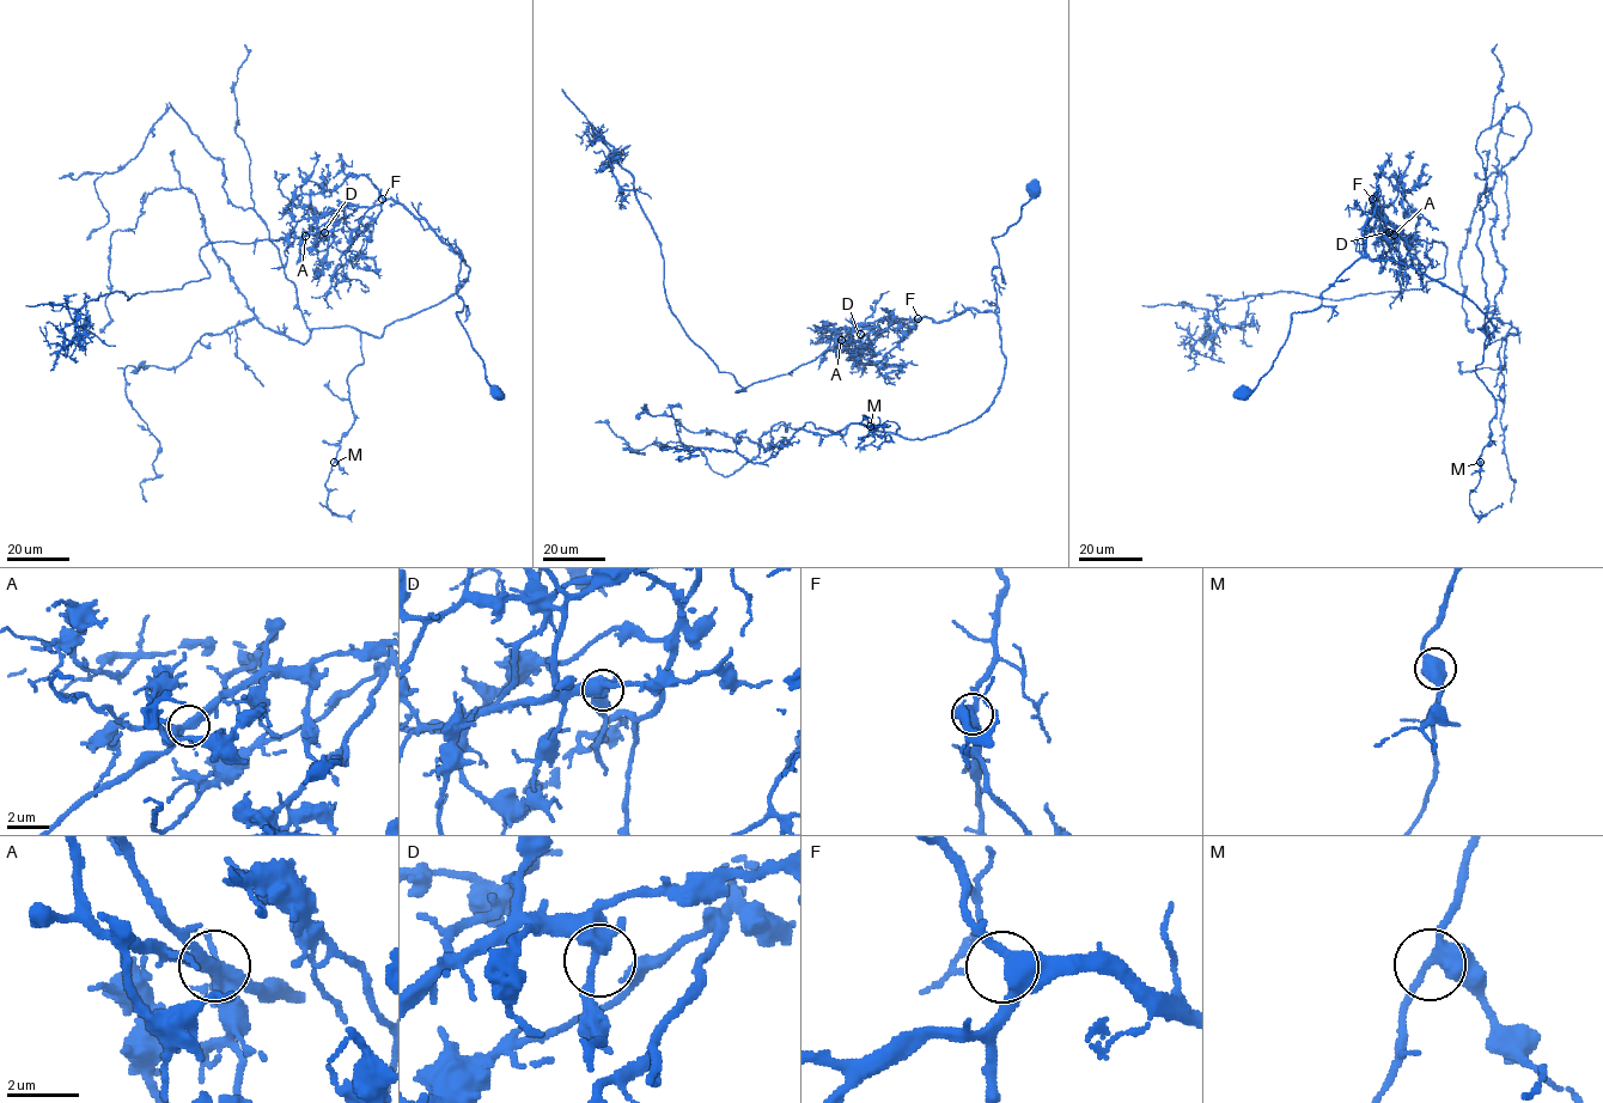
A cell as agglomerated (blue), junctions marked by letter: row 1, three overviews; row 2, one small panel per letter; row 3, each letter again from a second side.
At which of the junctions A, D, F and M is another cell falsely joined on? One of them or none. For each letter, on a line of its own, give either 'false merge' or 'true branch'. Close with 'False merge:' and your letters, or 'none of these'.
A: false merge
D: true branch
F: true branch
M: true branch
False merge: A

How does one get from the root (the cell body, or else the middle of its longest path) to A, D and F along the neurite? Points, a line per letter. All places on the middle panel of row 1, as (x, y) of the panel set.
A: (1031, 192), (1019, 219), (992, 238), (998, 311), (877, 320), (841, 339)
D: (1031, 192), (1019, 219), (992, 238), (998, 311), (877, 320), (855, 324), (860, 334)
F: (1031, 192), (1019, 219), (992, 238), (999, 266), (992, 270), (998, 311), (968, 308), (938, 322), (918, 318)

